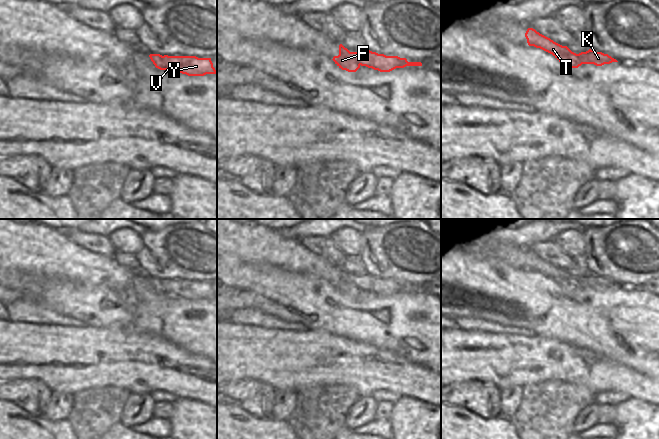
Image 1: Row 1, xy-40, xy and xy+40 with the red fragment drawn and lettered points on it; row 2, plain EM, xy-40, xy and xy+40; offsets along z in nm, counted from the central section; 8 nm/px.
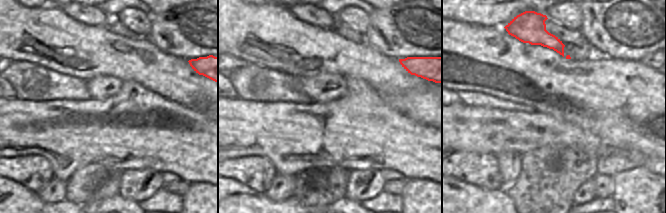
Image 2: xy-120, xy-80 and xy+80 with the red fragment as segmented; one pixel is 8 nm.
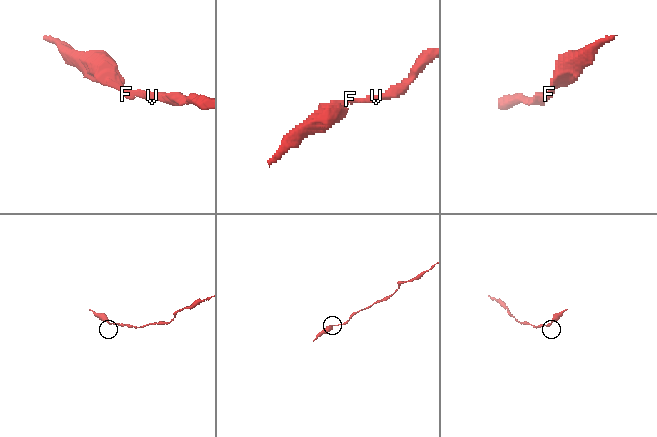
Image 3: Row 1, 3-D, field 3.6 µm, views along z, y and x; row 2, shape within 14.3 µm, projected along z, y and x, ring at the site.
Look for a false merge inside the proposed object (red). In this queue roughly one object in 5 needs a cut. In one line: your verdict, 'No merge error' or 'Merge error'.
No merge error.

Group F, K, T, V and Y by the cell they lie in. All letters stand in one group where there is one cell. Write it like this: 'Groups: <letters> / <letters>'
Groups: F K T V Y.

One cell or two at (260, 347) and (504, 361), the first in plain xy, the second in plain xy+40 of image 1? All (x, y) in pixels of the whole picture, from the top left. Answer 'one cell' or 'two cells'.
one cell

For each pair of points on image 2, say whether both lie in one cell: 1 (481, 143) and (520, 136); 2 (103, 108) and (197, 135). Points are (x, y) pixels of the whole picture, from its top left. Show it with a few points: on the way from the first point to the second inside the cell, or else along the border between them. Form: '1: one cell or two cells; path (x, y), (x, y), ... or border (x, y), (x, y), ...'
1: one cell; path (491, 139), (495, 136), (510, 136)
2: one cell; path (130, 105), (159, 105), (185, 114)

